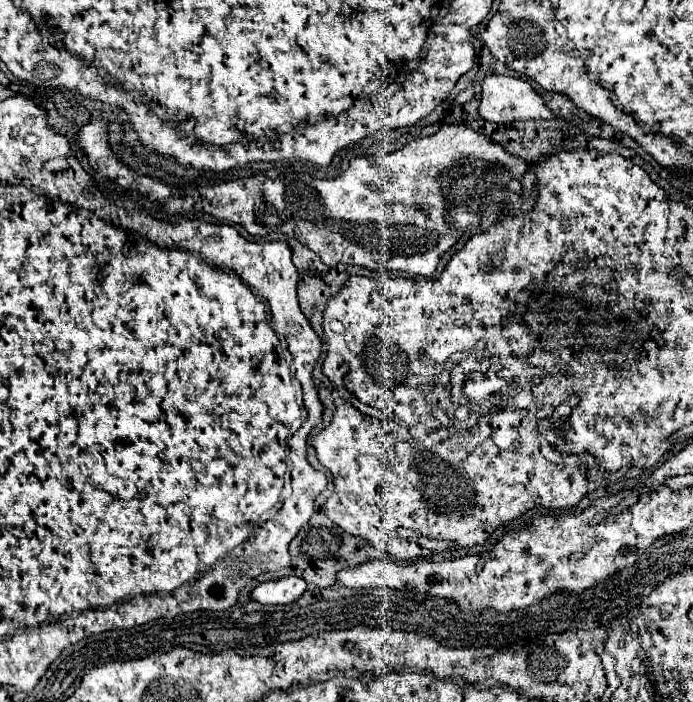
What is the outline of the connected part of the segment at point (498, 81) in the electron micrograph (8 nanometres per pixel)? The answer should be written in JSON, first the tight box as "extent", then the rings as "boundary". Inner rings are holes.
{"extent":[478,75,558,123],"boundary":[[[488,75],[482,83],[482,99],[478,113],[482,119],[492,123],[512,123],[512,121],[534,121],[534,119],[558,119],[556,113],[552,113],[544,99],[532,89],[528,81],[522,81],[520,77],[508,77],[508,75]]]}

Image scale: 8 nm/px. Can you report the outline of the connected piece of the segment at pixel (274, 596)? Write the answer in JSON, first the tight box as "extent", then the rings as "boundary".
{"extent":[252,577,306,605],"boundary":[[[284,577],[276,581],[266,581],[260,583],[252,591],[252,599],[268,605],[288,605],[294,603],[296,599],[302,597],[306,591],[306,581],[300,577]]]}

